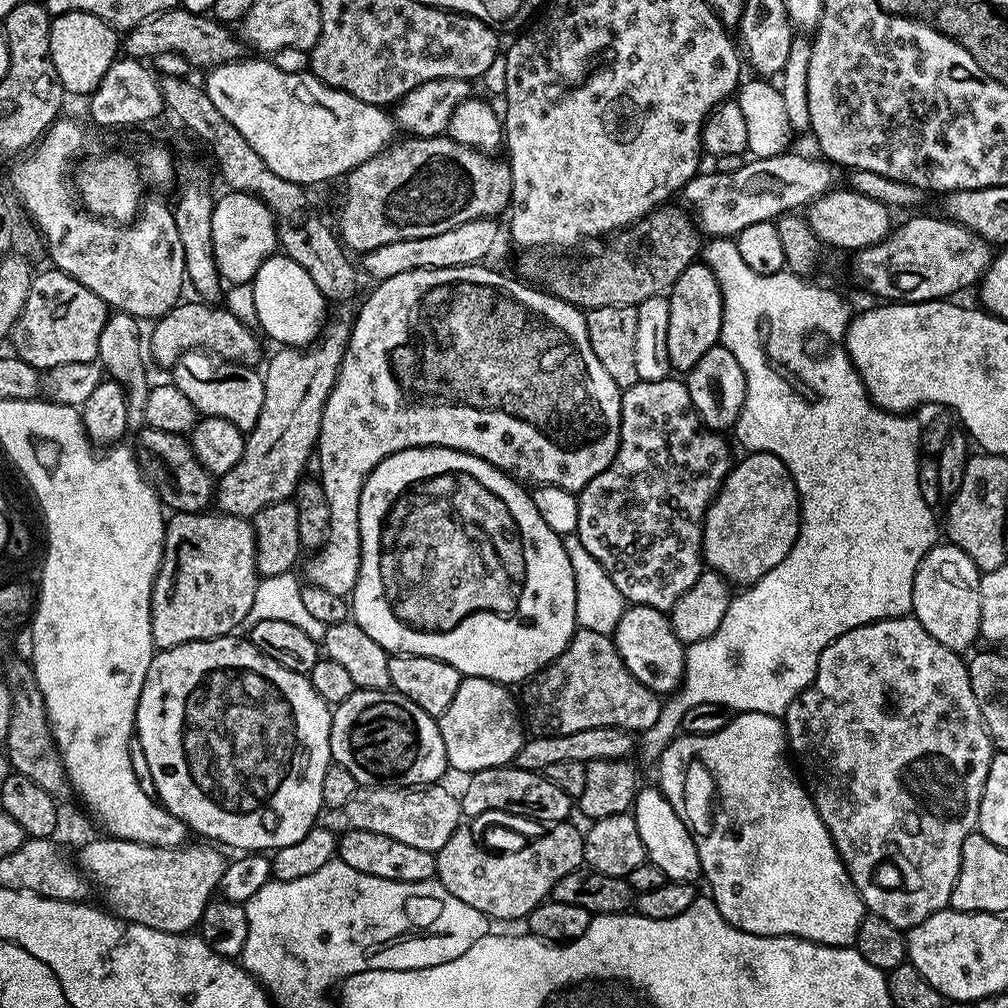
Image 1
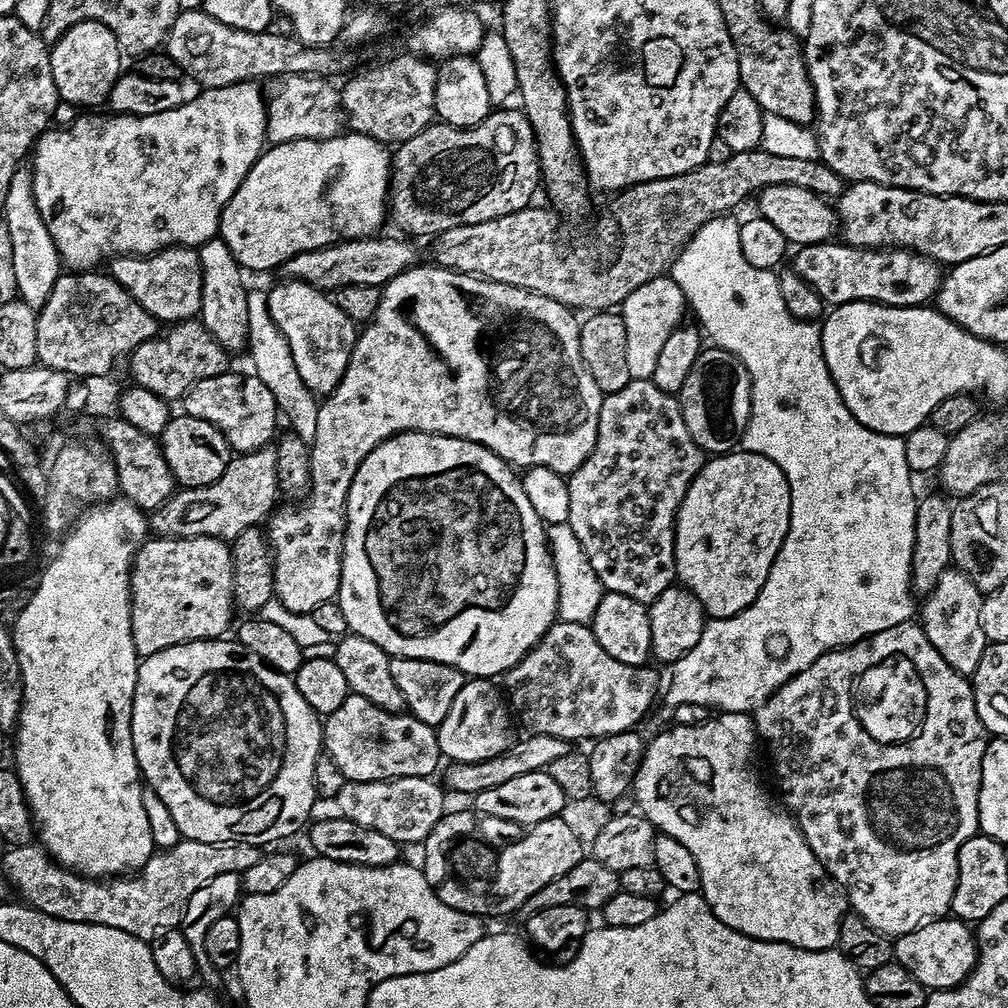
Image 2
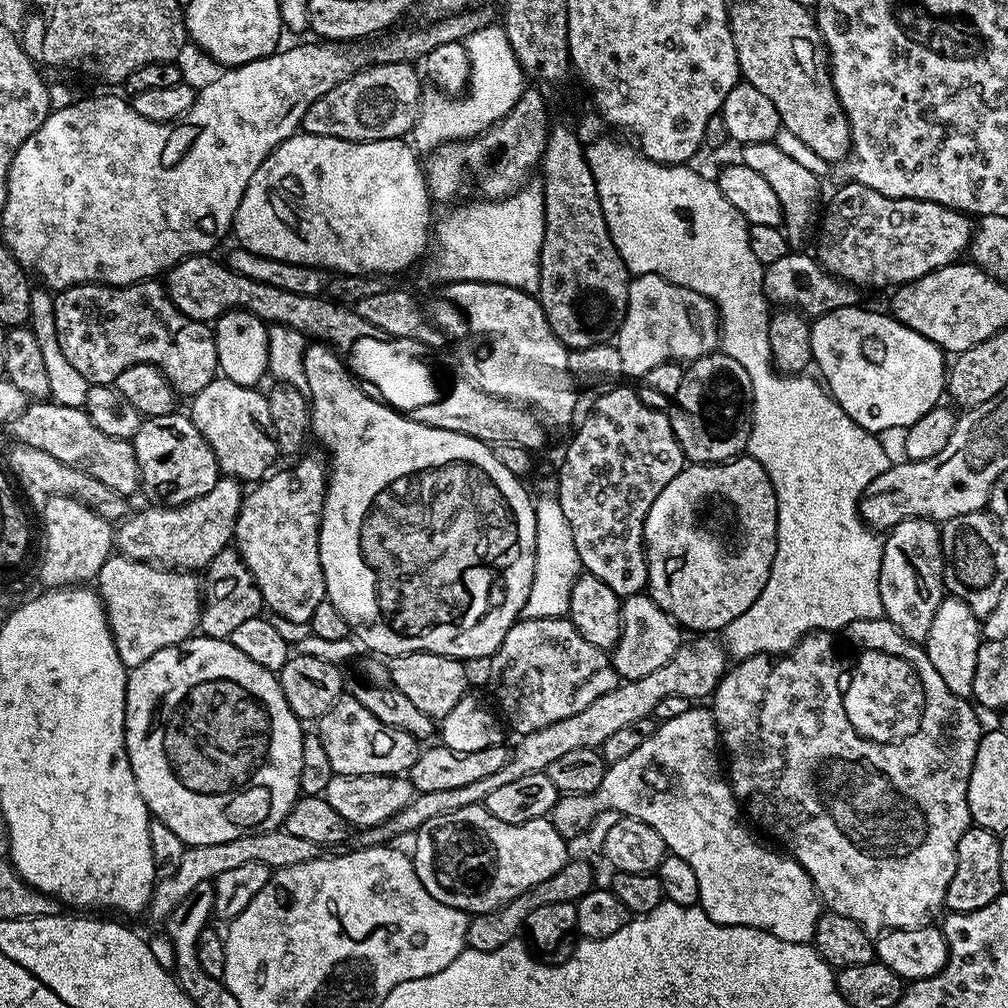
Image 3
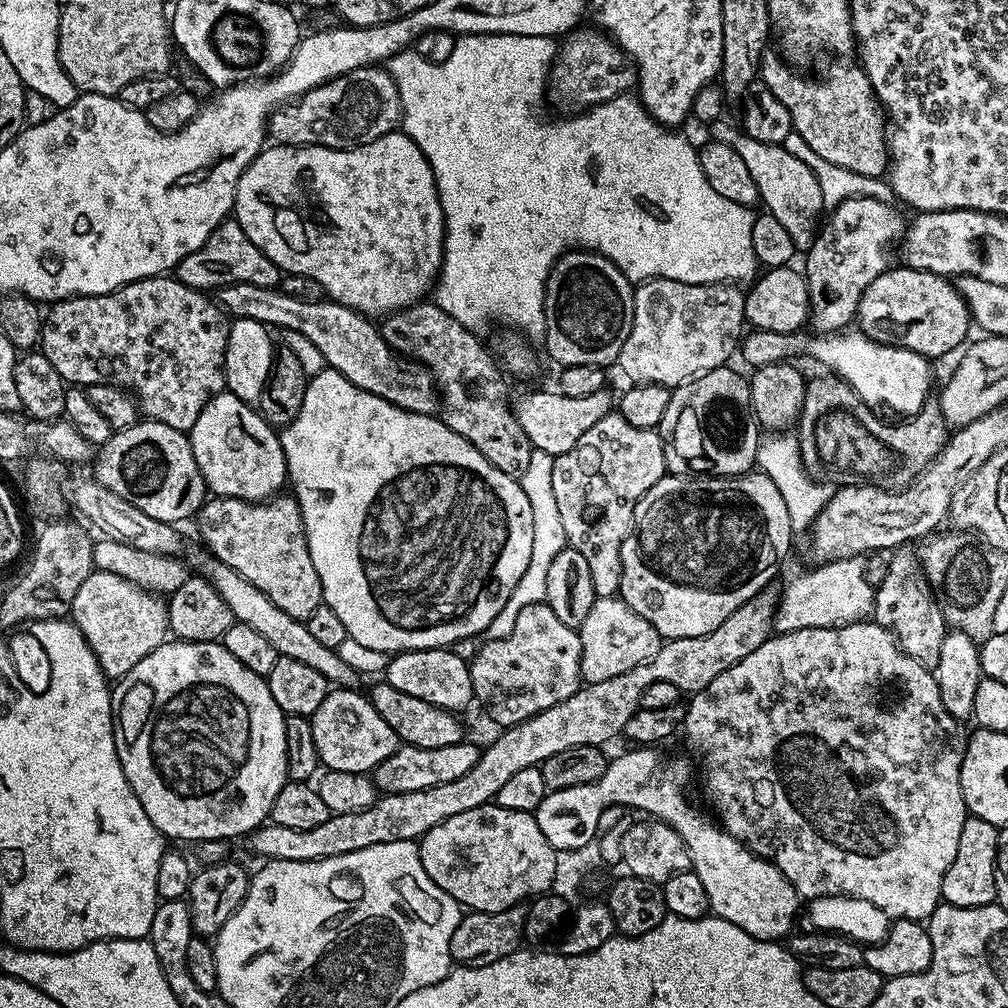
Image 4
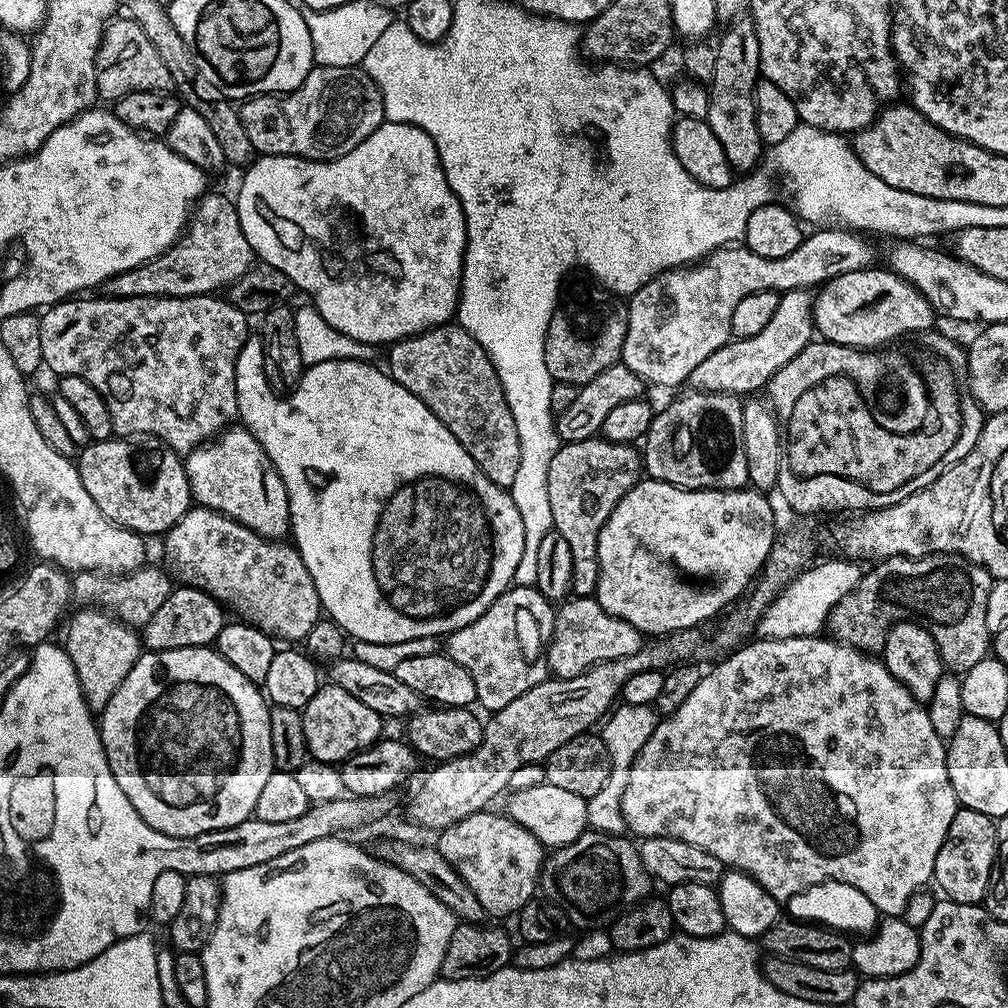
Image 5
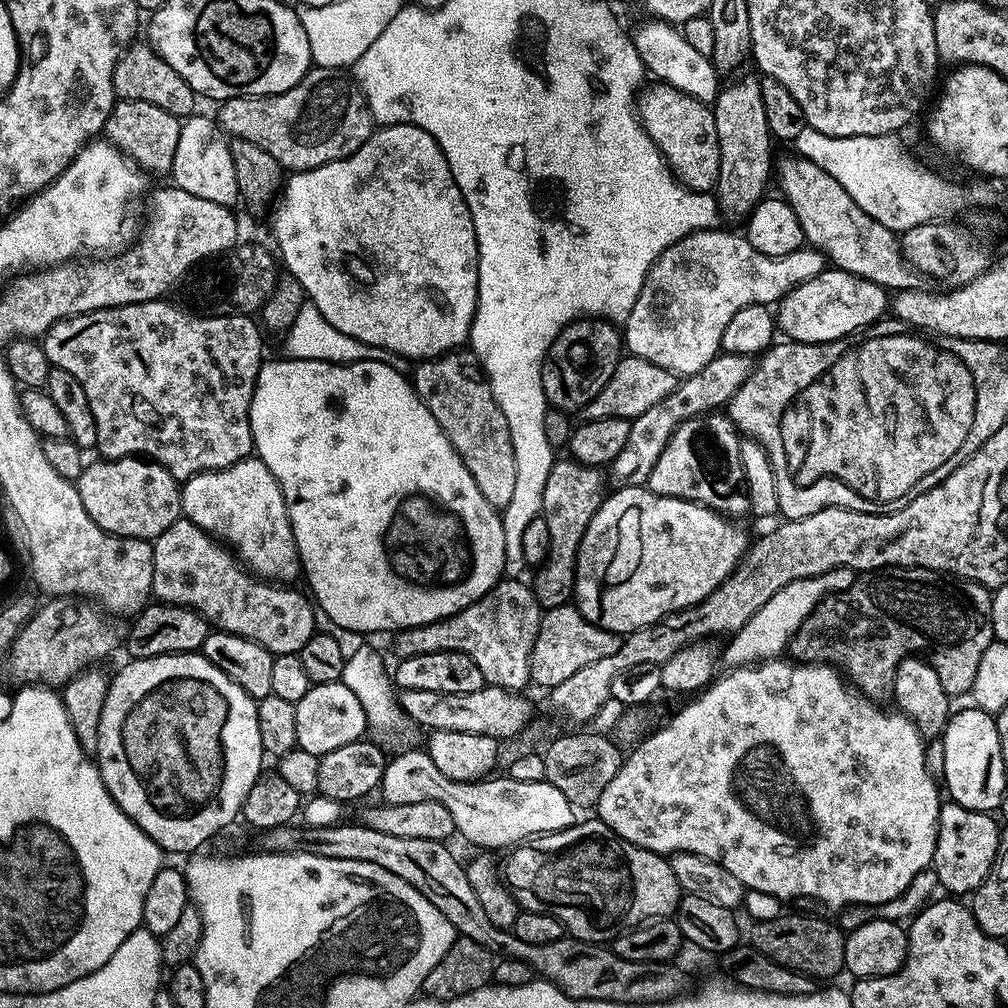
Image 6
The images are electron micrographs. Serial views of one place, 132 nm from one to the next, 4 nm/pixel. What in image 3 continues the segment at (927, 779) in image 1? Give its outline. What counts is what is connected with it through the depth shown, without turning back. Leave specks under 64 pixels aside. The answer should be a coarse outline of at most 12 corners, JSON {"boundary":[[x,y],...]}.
{"boundary":[[887,618],[733,663],[821,901],[941,915],[982,727]]}

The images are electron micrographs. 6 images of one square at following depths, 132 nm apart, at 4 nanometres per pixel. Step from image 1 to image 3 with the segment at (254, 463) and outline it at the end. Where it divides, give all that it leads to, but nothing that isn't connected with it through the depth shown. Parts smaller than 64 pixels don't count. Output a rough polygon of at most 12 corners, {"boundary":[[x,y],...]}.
{"boundary":[[241,481],[125,515],[115,551],[203,570],[233,543]]}

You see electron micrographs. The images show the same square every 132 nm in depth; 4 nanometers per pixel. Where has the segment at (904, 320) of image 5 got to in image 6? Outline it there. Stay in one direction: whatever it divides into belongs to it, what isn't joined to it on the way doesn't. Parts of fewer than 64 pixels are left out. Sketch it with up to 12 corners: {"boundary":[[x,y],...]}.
{"boundary":[[840,268],[794,286],[774,315],[798,344],[871,329],[885,288]]}

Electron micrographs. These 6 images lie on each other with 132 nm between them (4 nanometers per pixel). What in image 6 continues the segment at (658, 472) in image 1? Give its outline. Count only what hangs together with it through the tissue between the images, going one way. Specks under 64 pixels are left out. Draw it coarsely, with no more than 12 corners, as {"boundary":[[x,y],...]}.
{"boundary":[[552,465],[542,498],[550,554],[541,609],[573,599],[580,543],[606,495],[601,469]]}

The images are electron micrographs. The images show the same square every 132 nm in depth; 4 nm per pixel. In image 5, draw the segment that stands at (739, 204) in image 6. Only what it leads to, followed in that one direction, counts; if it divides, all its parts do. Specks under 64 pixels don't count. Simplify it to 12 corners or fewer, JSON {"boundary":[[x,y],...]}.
{"boundary":[[737,18],[715,41],[707,122],[726,162],[757,167],[758,30]]}

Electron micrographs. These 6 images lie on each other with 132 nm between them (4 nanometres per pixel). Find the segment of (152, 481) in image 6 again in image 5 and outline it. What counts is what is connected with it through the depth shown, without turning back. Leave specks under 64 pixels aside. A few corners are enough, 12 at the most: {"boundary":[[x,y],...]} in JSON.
{"boundary":[[113,438],[79,449],[82,486],[151,538],[193,507],[181,453]]}

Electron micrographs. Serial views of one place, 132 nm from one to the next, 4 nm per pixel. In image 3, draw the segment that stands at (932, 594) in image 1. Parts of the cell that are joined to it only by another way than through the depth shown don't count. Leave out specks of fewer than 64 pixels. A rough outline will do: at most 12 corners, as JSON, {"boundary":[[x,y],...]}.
{"boundary":[[957,596],[922,641],[950,694],[971,697],[982,624]]}

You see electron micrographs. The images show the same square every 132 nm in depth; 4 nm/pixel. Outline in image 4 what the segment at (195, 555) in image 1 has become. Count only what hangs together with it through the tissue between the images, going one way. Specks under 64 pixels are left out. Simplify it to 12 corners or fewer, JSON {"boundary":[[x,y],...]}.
{"boundary":[[93,570],[70,619],[119,680],[170,636],[168,606]]}

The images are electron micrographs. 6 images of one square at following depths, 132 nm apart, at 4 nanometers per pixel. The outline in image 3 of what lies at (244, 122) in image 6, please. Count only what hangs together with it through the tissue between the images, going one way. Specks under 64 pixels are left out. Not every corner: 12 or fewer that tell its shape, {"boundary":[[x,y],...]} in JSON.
{"boundary":[[411,63],[373,64],[304,115],[310,136],[399,140],[420,115]]}

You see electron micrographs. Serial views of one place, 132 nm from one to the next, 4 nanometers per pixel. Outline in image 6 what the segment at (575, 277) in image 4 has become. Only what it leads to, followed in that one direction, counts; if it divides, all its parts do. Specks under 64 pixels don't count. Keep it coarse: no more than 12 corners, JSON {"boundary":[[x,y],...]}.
{"boundary":[[611,320],[568,324],[544,357],[542,396],[572,414],[622,355]]}

